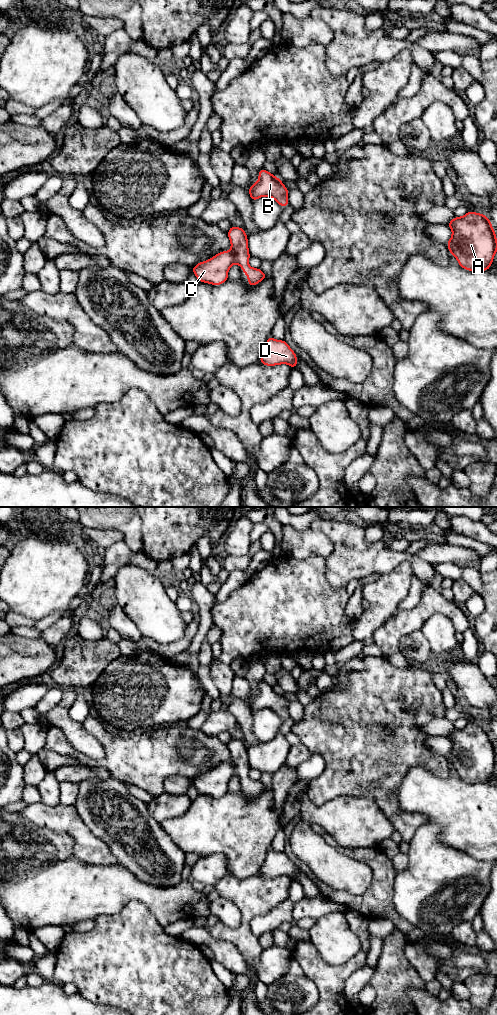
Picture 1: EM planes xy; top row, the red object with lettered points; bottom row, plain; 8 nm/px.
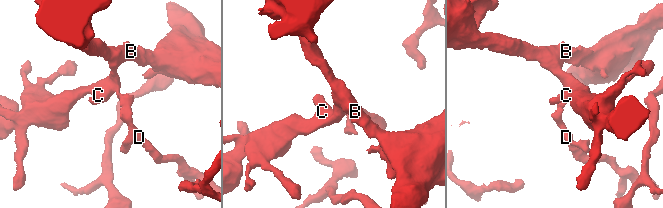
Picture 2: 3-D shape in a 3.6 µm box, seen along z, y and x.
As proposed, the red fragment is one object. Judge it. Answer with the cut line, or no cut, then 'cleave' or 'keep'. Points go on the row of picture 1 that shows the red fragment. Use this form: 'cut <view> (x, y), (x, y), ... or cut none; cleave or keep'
cut none; keep

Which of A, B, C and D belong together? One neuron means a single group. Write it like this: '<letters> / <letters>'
A B C D

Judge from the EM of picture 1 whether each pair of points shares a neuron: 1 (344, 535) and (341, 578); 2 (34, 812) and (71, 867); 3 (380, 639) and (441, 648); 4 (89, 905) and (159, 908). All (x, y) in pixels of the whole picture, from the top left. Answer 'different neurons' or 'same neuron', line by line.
1: same neuron
2: different neurons
3: different neurons
4: same neuron

